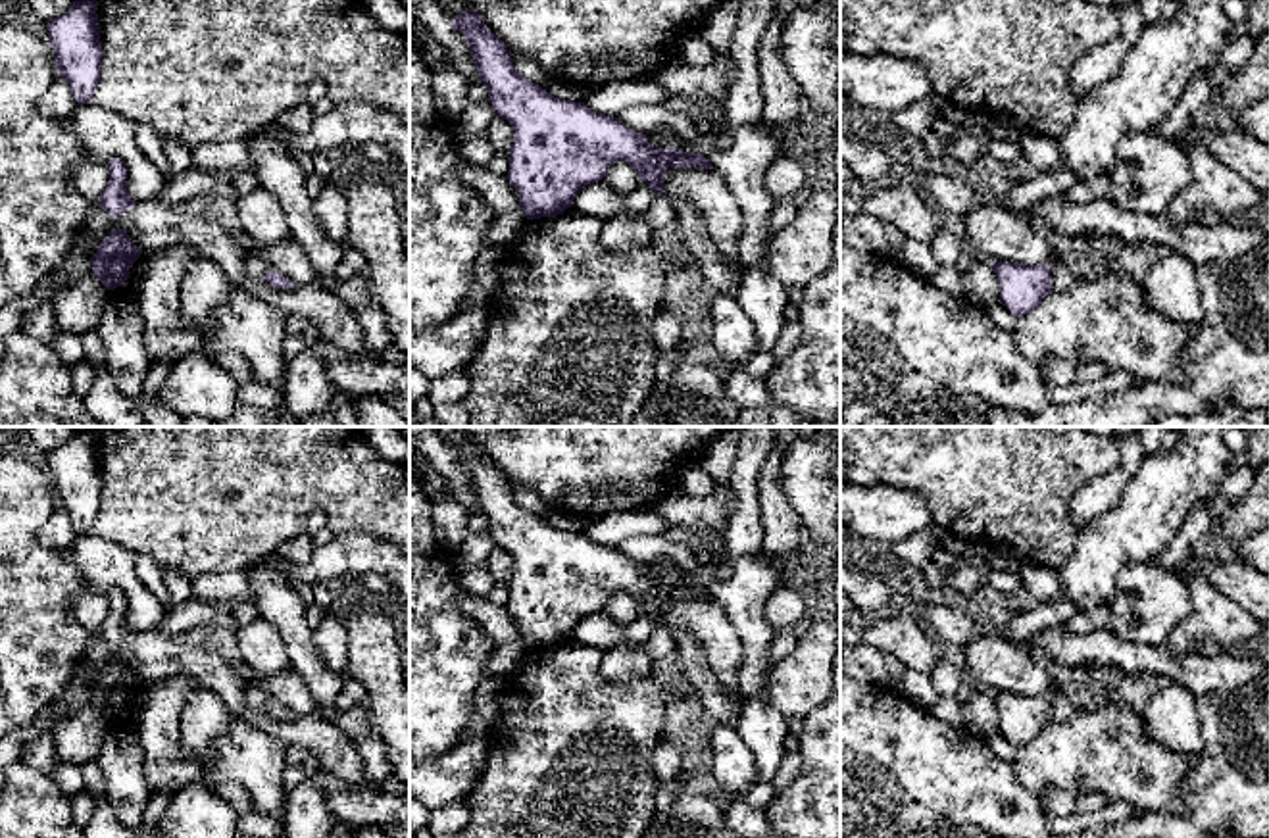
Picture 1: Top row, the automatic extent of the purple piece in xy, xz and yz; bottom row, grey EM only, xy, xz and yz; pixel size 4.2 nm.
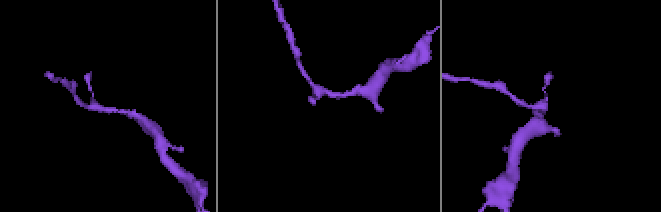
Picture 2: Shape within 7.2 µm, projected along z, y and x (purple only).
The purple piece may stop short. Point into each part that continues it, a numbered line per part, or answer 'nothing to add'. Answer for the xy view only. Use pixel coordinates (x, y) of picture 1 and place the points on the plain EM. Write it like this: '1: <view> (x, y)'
1: xy (254, 694)

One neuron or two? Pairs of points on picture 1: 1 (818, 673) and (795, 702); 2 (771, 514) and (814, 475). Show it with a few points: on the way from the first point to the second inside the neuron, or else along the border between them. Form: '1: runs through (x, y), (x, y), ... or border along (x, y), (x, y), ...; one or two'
1: runs through (810, 681), (796, 694); one
2: border along (781, 456), (781, 491), (804, 529); two

